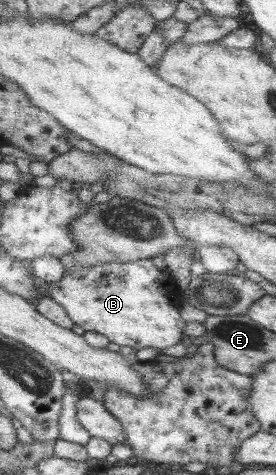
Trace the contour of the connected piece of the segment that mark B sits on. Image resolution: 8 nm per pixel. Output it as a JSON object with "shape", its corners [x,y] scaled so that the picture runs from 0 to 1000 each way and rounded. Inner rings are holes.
{"shape":[[[522,543],[478,552],[362,552],[348,560],[236,562],[225,589],[174,594],[181,602],[167,623],[199,632],[268,682],[297,686],[312,697],[373,703],[395,720],[471,733],[609,733],[638,728],[659,718],[670,676],[652,667],[645,644],[652,638],[649,604],[609,564],[580,566],[551,545]]]}

